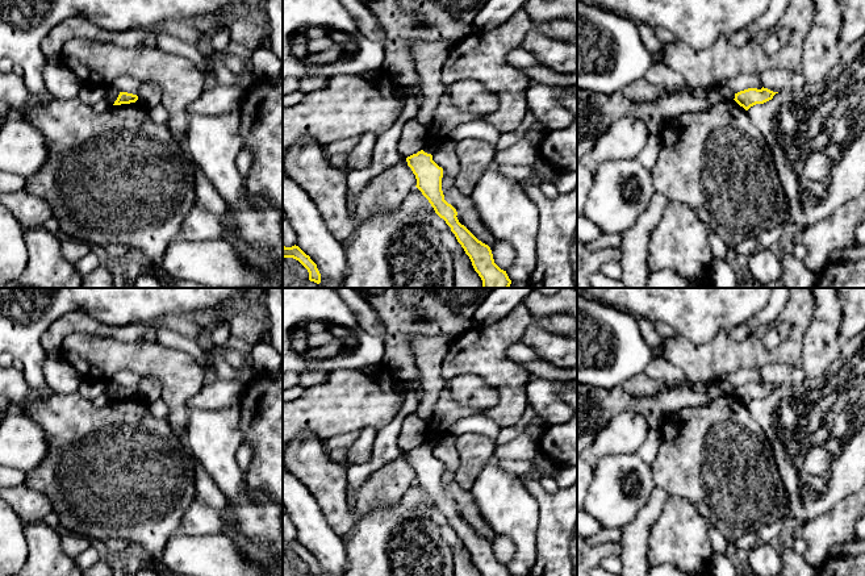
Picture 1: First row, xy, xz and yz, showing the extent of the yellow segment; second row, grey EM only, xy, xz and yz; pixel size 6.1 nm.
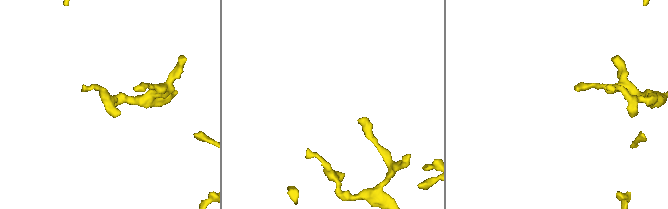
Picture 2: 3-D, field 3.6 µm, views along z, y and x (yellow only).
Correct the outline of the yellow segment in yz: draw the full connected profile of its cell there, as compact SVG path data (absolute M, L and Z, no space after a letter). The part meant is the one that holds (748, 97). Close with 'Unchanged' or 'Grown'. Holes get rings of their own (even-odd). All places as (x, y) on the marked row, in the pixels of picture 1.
M748 88L744 91L740 91L737 93L735 93L735 101L743 107L745 110L748 110L751 107L756 105L756 104L764 104L769 100L773 99L773 96L778 93L778 92L773 92L768 88Z. Unchanged

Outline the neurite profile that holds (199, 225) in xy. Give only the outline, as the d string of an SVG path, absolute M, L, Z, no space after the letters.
M197 203L185 217L177 237L192 242L212 241L222 239L227 231L231 229L225 218L208 212Z

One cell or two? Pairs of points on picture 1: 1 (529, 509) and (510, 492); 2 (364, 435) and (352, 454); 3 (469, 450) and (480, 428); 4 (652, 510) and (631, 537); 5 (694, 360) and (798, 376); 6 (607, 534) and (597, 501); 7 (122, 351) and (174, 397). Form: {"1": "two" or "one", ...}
{"1": "one", "2": "one", "3": "two", "4": "one", "5": "two", "6": "two", "7": "one"}

